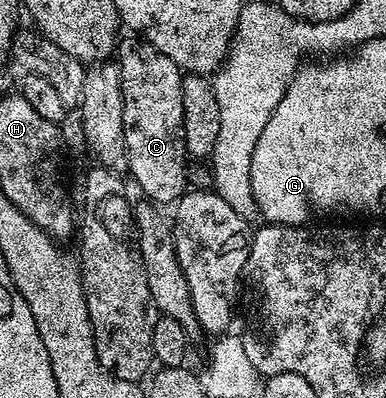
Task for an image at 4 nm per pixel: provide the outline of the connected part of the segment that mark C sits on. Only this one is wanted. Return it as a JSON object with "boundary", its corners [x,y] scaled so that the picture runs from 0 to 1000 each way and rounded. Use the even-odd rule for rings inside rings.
{"boundary":[[[337,88],[301,126],[301,161],[321,239],[321,359],[332,435],[368,472],[365,492],[412,518],[448,518],[484,482],[482,352],[477,349],[474,176],[435,138]]]}

